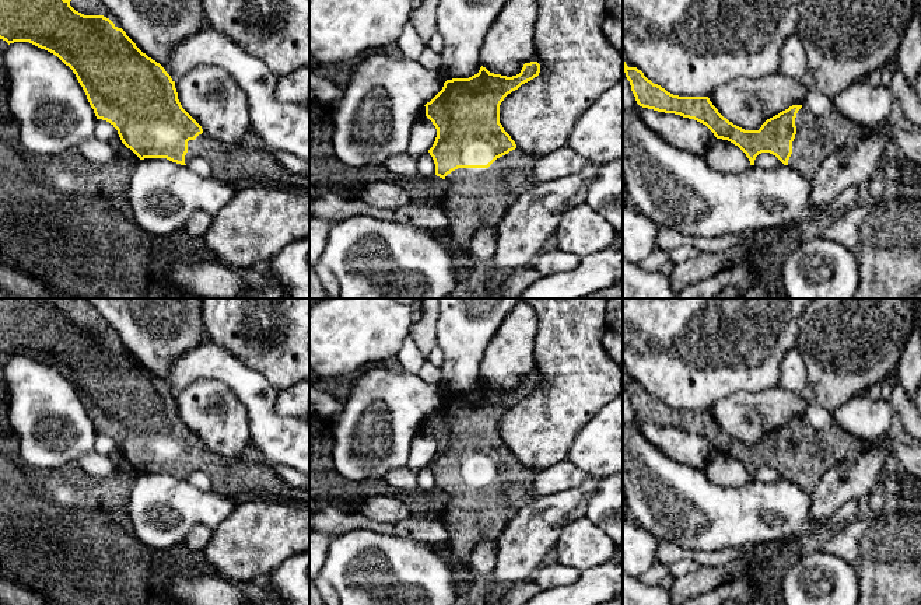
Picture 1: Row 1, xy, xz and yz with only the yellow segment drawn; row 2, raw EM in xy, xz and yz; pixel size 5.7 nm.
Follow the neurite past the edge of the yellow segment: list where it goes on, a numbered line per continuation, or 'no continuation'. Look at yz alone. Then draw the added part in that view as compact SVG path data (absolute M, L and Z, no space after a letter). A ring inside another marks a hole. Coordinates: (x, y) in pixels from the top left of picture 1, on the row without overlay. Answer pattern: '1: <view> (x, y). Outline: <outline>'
1: yz (816, 451). Outline: M801 422L795 431L796 448L788 480L812 493L823 475L836 464L848 462L862 452L862 440L834 423L823 430Z

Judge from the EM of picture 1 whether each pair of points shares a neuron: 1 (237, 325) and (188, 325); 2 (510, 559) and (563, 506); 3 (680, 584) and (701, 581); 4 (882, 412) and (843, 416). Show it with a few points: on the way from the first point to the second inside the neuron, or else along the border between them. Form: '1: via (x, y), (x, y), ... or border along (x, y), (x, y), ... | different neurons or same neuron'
1: border along (200, 313), (207, 338) | different neurons
2: via (522, 546), (550, 518) | same neuron
3: via (686, 584), (696, 583) | same neuron
4: via (872, 416), (853, 416) | same neuron

